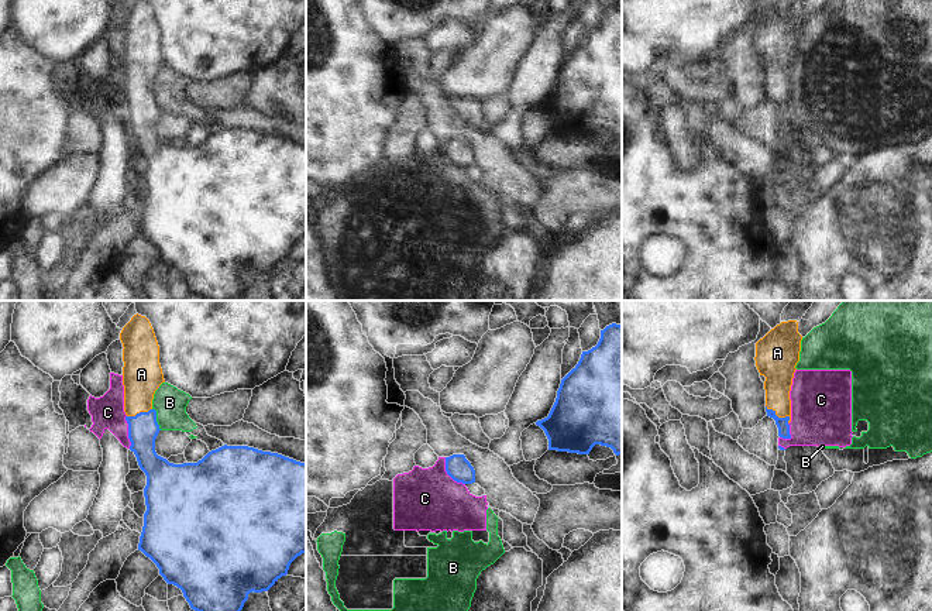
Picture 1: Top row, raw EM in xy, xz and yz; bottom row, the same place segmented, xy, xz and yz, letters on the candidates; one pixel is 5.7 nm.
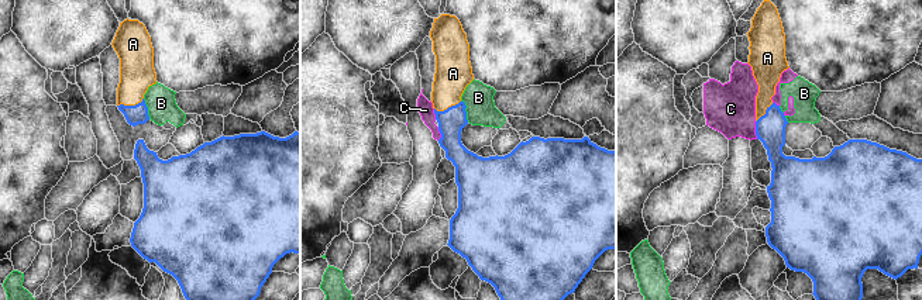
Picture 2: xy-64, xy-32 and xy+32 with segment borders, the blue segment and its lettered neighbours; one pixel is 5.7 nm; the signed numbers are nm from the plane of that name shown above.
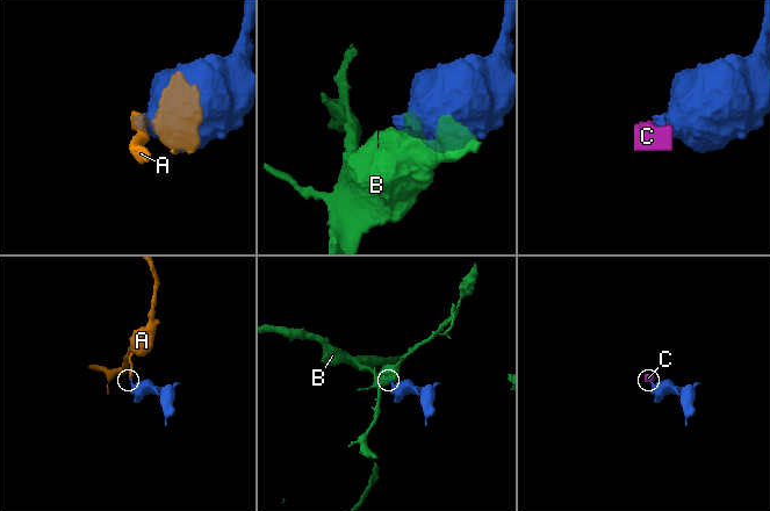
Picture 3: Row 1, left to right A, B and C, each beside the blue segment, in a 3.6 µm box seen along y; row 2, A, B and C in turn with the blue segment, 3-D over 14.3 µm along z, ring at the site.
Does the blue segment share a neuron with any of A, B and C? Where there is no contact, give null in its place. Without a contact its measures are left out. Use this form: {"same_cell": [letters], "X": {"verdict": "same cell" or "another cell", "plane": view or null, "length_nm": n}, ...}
{"same_cell": ["A"], "A": {"verdict": "same cell", "plane": "yz", "length_nm": 170}, "B": {"verdict": "another cell", "plane": "xy", "length_nm": 140}, "C": {"verdict": "another cell", "plane": "xz", "length_nm": 200}}

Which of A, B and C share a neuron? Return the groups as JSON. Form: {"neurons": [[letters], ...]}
{"neurons": [["A"], ["B", "C"]]}

